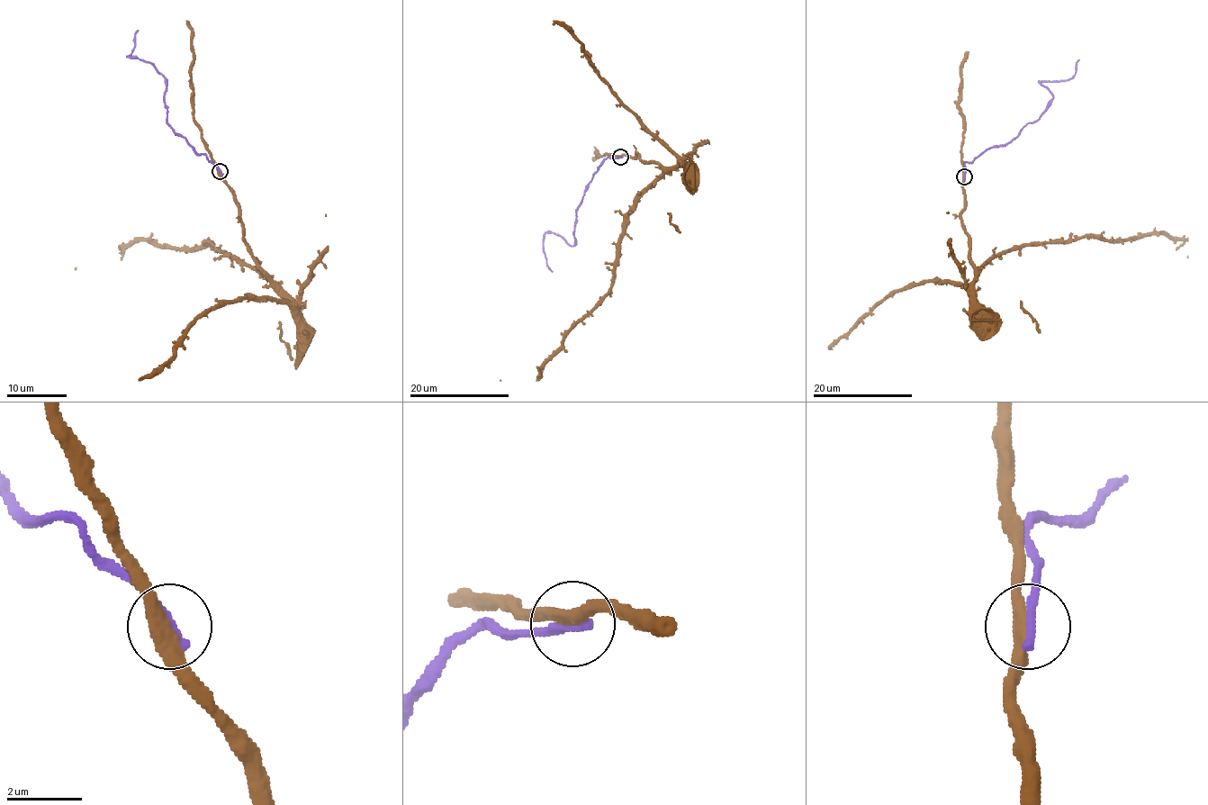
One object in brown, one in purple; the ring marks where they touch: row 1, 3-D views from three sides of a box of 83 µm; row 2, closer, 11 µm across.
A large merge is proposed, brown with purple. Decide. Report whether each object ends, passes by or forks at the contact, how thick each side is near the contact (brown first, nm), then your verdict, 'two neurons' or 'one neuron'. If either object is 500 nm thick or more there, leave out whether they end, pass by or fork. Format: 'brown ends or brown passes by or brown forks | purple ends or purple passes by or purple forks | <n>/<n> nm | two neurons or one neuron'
brown passes by | purple ends | 360/300 nm | two neurons

